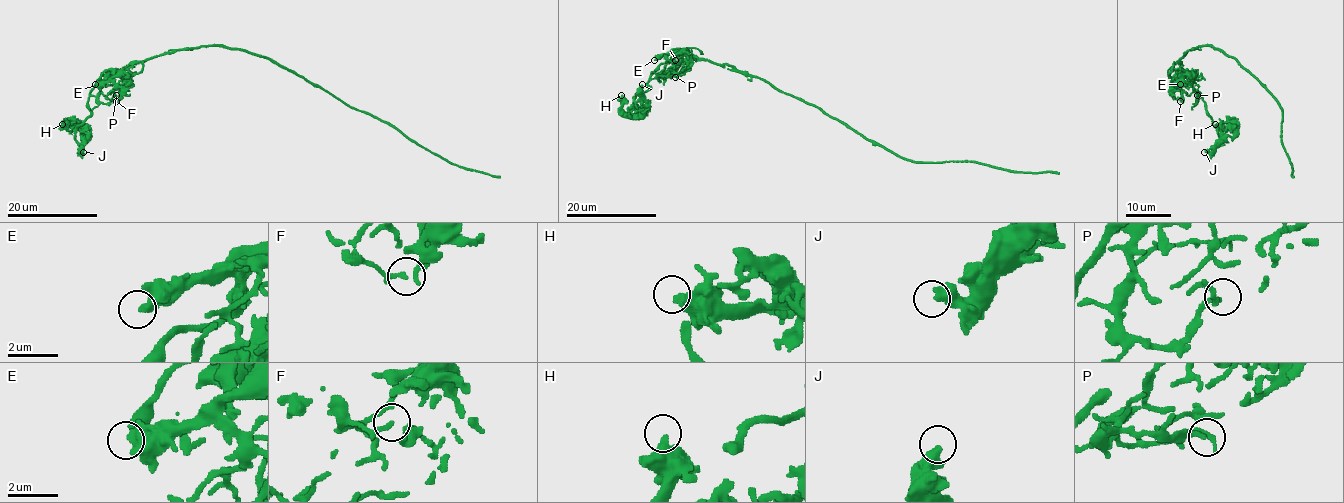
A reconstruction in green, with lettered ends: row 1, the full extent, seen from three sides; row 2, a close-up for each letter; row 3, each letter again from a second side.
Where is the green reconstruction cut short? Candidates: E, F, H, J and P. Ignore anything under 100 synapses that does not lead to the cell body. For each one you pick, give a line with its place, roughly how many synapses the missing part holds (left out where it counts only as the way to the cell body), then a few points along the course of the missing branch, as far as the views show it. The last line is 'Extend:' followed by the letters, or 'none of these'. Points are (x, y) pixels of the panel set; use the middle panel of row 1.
Extend: none of these

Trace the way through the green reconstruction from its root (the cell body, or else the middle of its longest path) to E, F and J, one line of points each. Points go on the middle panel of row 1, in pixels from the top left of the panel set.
E: (802, 101), (726, 64), (685, 60), (671, 54), (654, 60)
F: (802, 101), (726, 64), (697, 59), (686, 51), (676, 50), (666, 61), (675, 60)
J: (802, 101), (707, 60), (685, 60), (654, 73), (649, 88), (638, 92), (635, 101), (642, 84)

